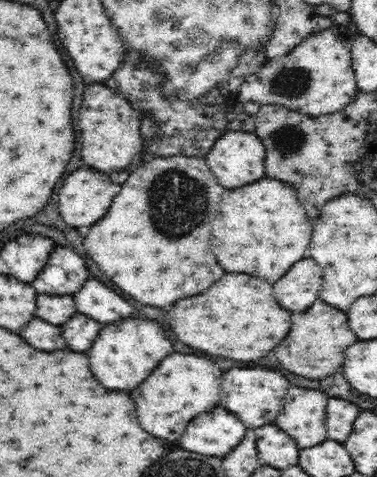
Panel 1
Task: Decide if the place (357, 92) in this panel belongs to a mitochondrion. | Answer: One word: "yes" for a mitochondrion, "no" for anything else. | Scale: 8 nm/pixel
no

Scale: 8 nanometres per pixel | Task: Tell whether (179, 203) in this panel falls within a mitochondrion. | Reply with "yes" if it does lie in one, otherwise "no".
yes

